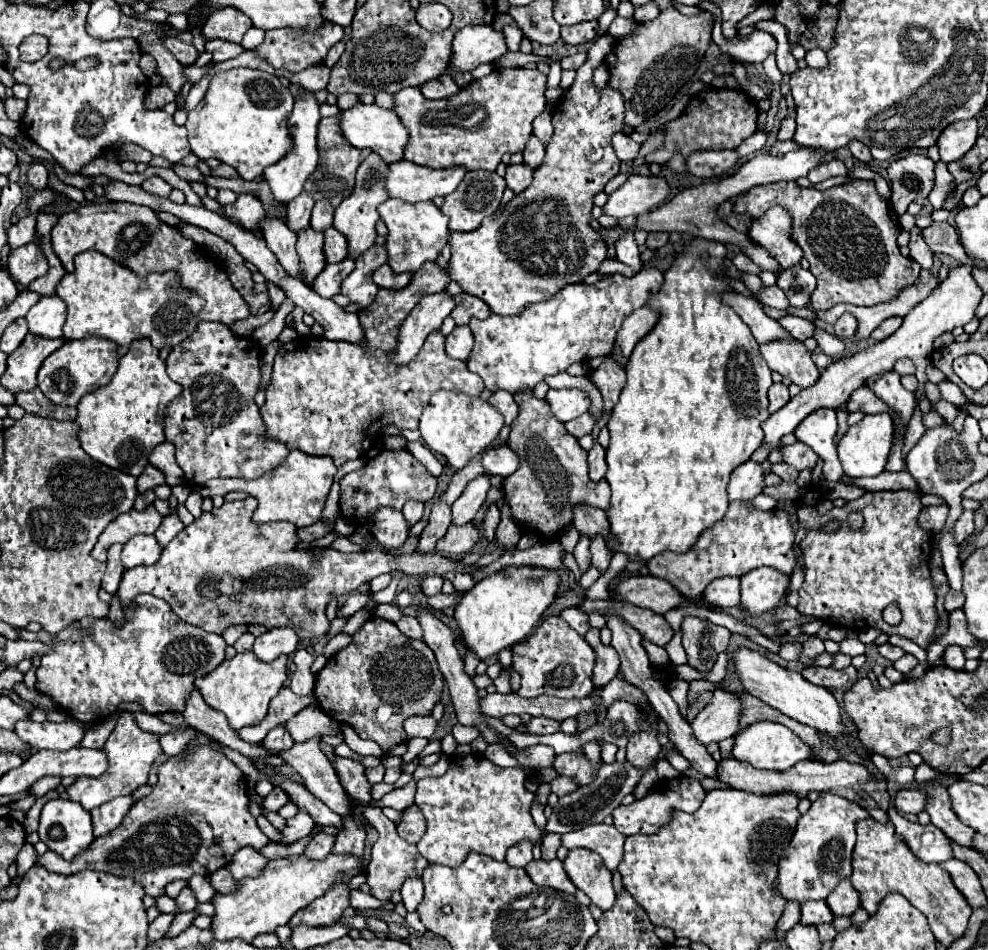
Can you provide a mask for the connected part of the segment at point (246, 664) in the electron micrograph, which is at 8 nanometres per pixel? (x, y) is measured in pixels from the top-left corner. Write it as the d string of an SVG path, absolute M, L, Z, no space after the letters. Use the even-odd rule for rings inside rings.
M248 650L248 652L236 654L230 660L224 660L208 676L198 678L196 688L200 690L200 694L208 706L212 706L214 710L222 712L228 718L228 722L234 730L240 730L244 726L254 726L264 720L270 700L284 686L284 680L288 678L286 662L288 662L288 656L284 656L284 654L272 662L262 662L260 658L256 658L256 654L252 650Z

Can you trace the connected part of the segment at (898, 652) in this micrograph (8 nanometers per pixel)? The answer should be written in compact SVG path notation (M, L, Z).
M886 642L884 646L878 646L878 650L880 650L880 654L882 654L884 658L888 658L888 660L898 660L898 658L906 656L906 652L904 652L902 648L896 648L896 646L892 646L890 642Z

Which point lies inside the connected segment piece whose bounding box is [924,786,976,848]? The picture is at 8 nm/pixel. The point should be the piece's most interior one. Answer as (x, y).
(940, 808)

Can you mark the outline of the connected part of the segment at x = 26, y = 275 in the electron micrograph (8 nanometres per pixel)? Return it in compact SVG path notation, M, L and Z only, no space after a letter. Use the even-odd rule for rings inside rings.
M34 238L30 244L16 248L10 252L8 256L8 264L6 264L12 280L20 286L28 286L32 280L44 276L48 272L48 262L42 256L42 250L38 246L38 240Z

